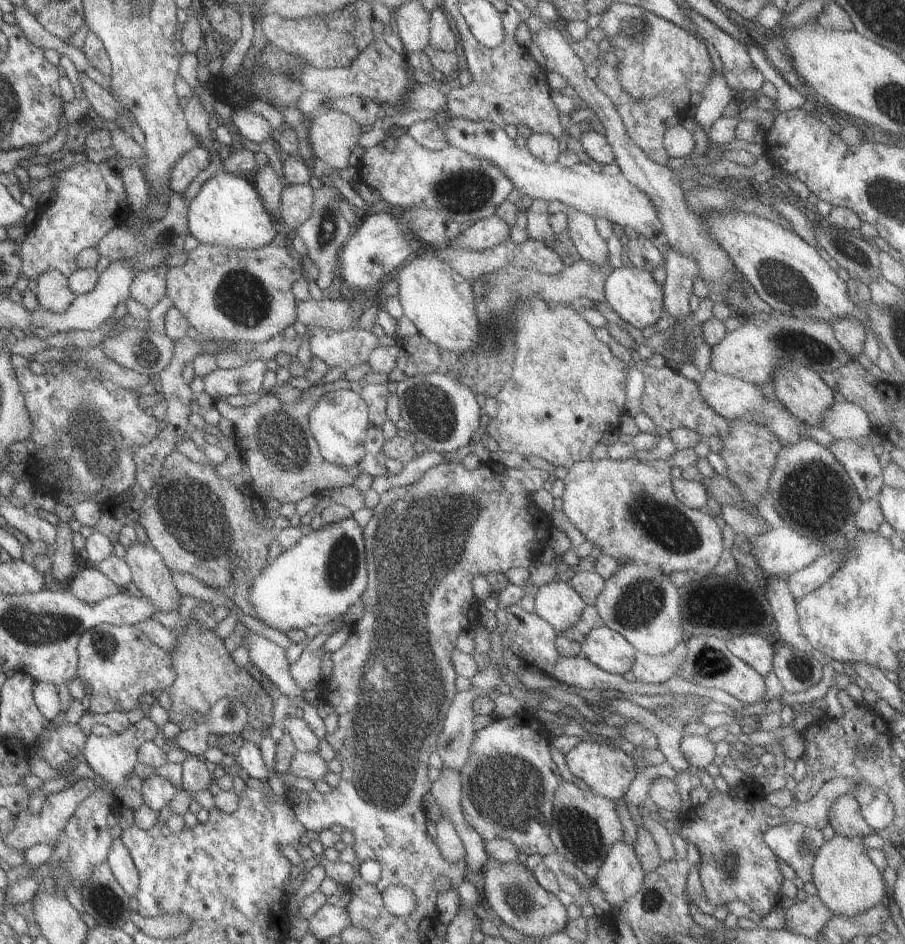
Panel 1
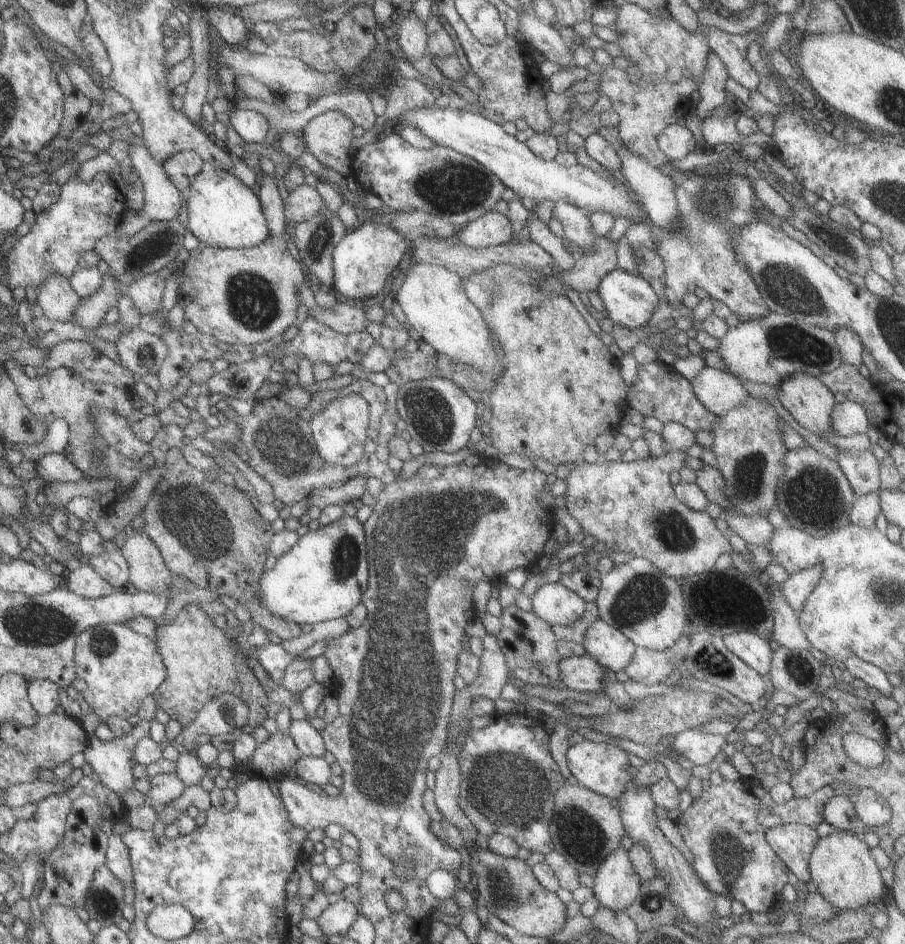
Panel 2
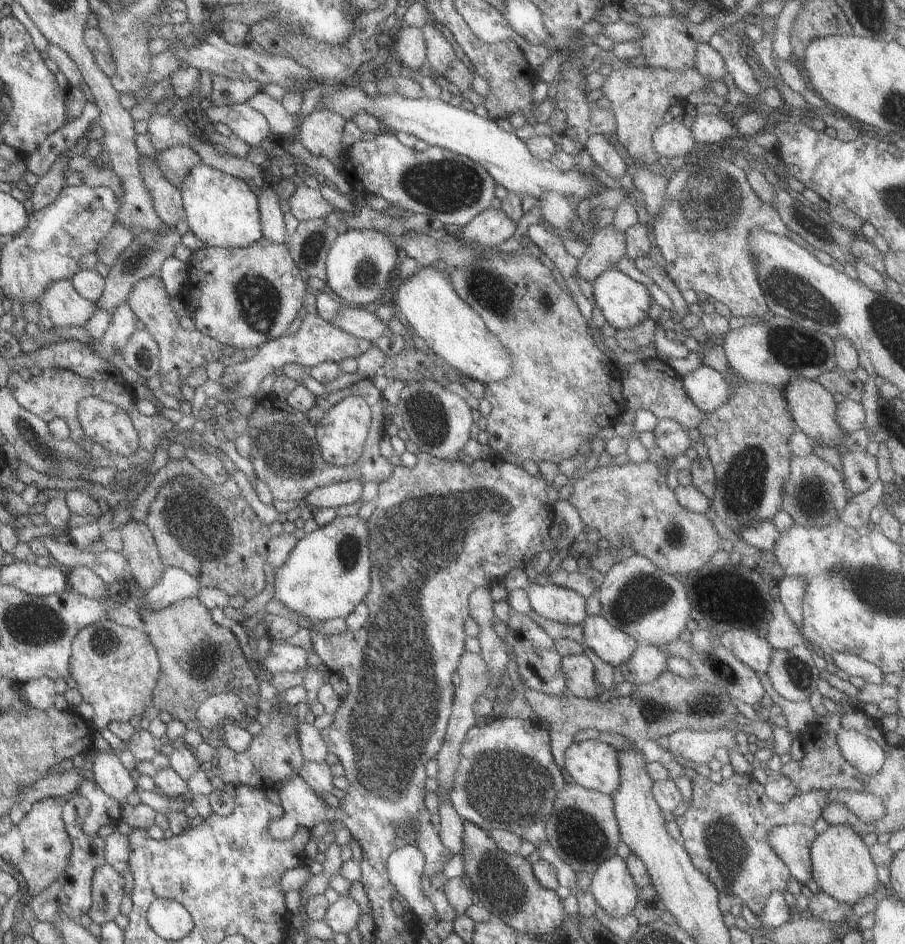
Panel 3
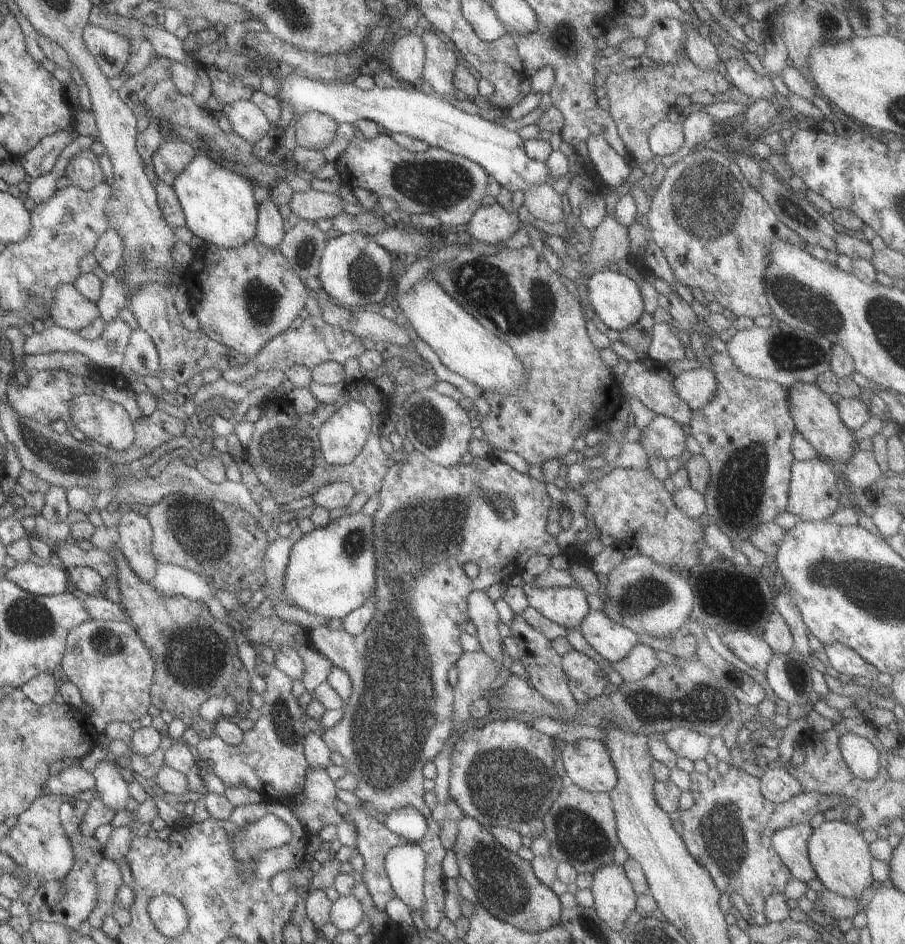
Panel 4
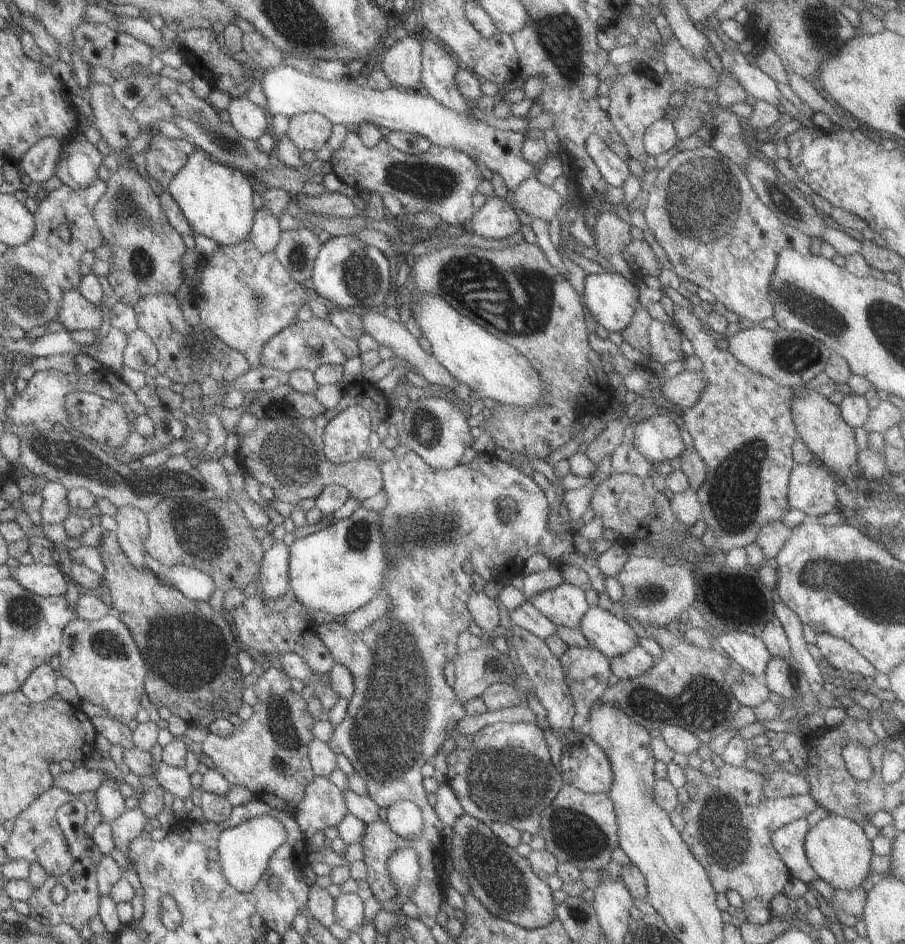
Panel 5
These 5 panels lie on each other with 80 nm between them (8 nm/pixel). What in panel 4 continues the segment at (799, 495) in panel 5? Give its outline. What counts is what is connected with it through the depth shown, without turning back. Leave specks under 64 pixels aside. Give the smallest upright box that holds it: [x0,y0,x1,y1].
[784,456,844,521]

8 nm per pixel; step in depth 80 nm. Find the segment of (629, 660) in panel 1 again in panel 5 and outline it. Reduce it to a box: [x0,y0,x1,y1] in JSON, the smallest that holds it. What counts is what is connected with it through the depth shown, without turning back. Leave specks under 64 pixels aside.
[577,605,638,659]

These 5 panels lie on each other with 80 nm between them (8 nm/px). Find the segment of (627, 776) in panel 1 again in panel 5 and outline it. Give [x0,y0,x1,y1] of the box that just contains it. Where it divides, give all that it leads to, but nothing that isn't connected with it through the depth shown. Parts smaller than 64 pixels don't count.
[559,731,613,793]

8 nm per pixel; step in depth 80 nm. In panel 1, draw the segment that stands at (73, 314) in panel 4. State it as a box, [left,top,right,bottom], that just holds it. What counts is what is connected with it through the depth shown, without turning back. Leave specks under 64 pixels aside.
[34,269,76,313]

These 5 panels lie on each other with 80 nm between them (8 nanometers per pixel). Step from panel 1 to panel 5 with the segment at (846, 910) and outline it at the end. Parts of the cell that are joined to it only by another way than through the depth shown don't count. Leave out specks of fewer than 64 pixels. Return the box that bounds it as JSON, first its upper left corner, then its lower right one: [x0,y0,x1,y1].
[803,813,873,890]

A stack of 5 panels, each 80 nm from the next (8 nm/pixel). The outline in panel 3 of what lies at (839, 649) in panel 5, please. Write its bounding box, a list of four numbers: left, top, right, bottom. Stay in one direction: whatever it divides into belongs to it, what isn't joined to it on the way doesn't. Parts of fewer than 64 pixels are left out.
[829,652,884,684]

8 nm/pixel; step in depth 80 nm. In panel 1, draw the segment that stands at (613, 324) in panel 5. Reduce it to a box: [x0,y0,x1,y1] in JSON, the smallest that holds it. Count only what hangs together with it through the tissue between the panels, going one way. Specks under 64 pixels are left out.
[602,265,664,332]

